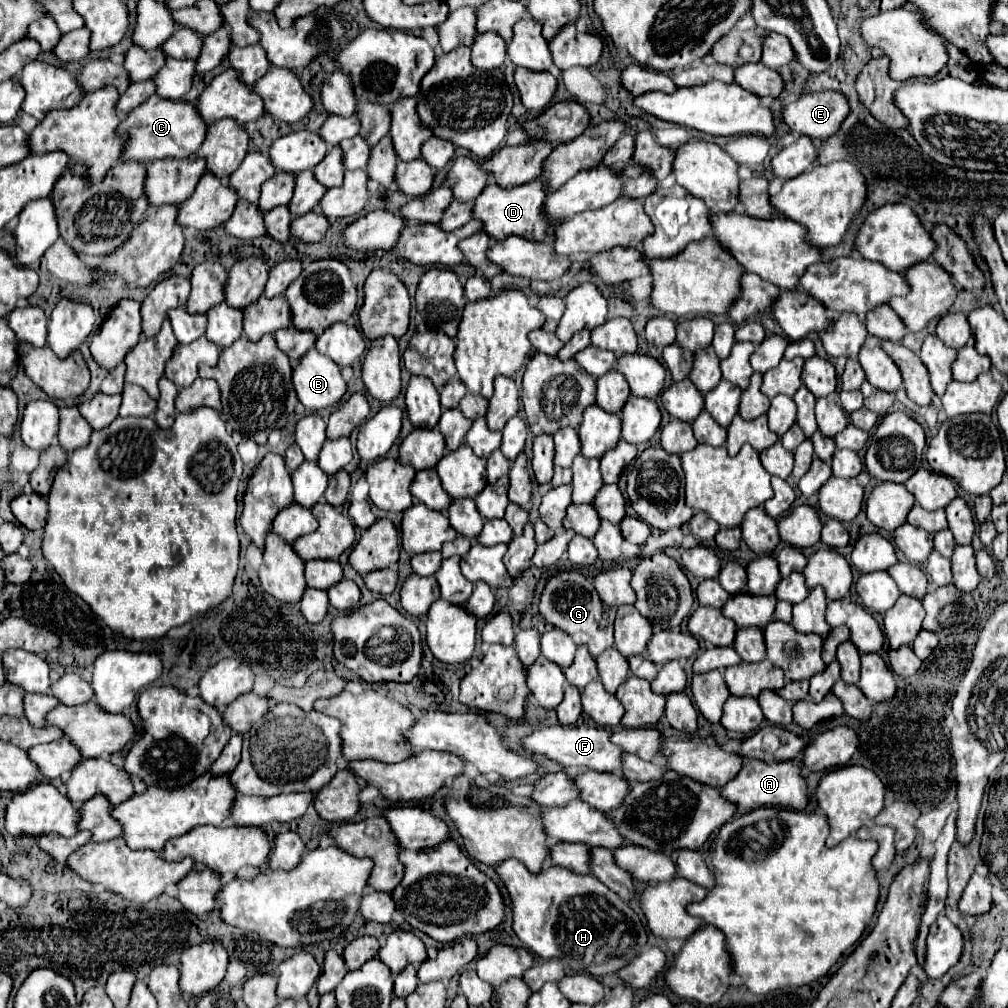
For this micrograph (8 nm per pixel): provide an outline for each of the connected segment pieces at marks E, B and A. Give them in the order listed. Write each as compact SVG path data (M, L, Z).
M841 91L803 93L797 101L785 105L783 119L791 131L817 141L835 135L849 111L849 99L845 99Z
M315 349L293 367L293 387L297 391L297 399L311 413L337 405L347 391L337 363L333 363L333 359L325 359L325 355Z
M747 759L743 769L735 779L731 779L723 789L723 797L733 801L737 807L745 809L757 809L763 805L783 805L795 811L803 811L809 805L809 793L807 793L807 779L803 773L801 759L789 759L781 763L761 763L761 759Z

